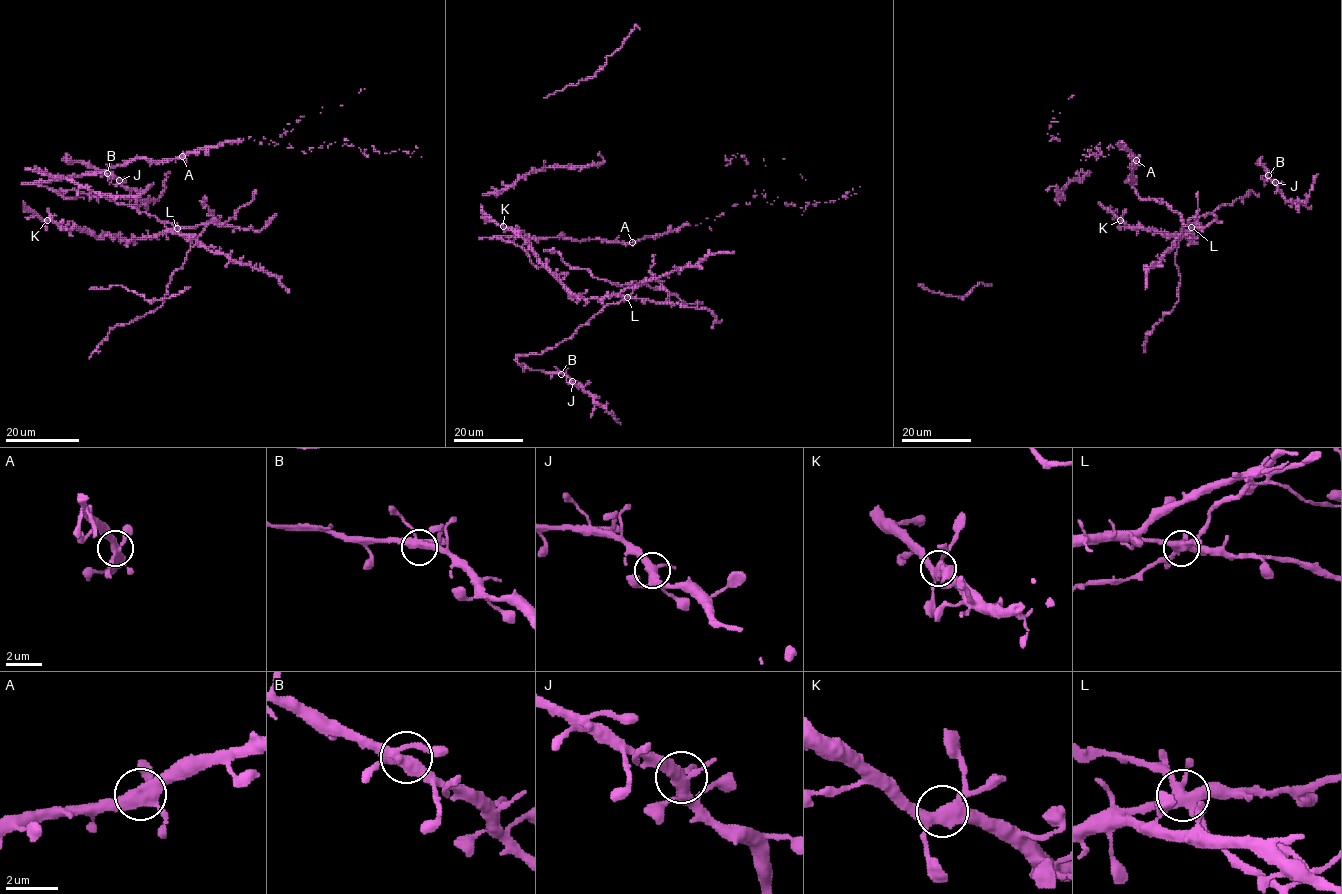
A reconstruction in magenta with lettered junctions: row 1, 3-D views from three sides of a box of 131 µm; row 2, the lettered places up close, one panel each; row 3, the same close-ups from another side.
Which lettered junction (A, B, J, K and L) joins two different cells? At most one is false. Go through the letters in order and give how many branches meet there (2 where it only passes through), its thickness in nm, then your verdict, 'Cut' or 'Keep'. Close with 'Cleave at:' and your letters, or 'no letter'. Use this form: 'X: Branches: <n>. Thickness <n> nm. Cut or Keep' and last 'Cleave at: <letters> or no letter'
A: Branches: 4. Thickness 400 nm. Keep
B: Branches: 4. Thickness 380 nm. Keep
J: Branches: 5. Thickness 400 nm. Keep
K: Branches: 4. Thickness 400 nm. Keep
L: Branches: 5. Thickness 420 nm. Keep
Cleave at: no letter

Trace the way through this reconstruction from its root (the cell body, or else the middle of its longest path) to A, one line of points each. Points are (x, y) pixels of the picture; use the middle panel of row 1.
A: (499, 239), (492, 238), (525, 236), (632, 242)

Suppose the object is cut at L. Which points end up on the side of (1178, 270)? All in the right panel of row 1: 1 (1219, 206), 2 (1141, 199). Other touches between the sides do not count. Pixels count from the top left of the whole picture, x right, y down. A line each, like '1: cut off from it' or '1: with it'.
1: with it
2: cut off from it

